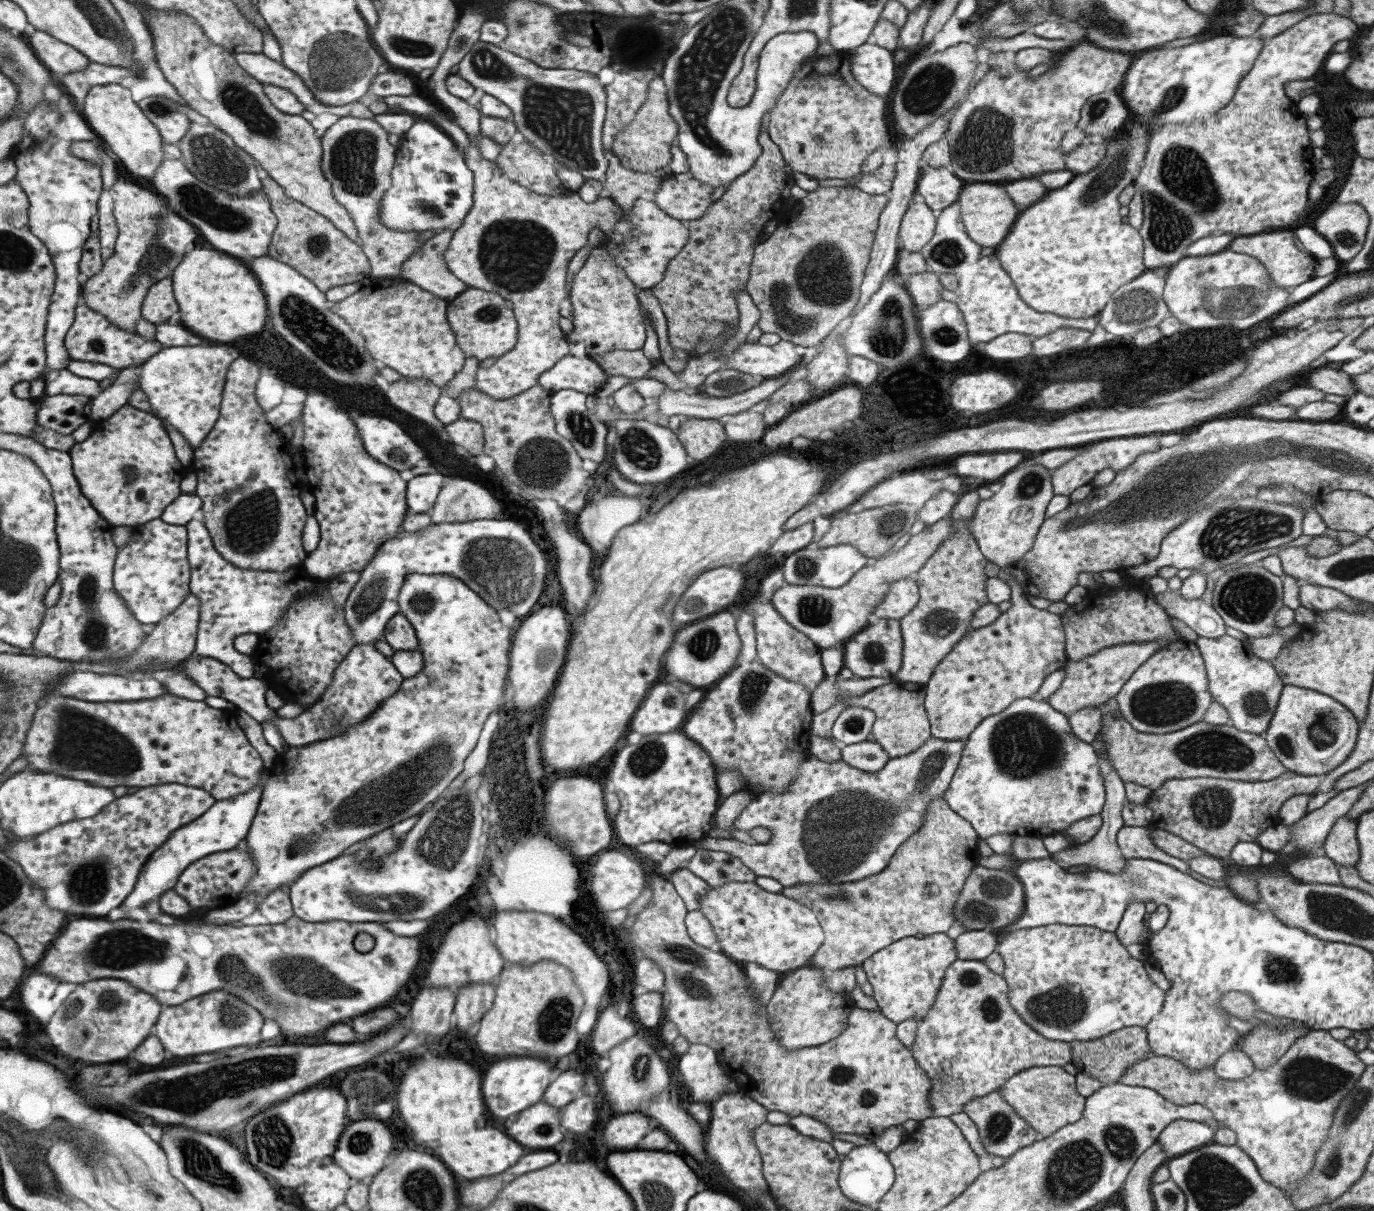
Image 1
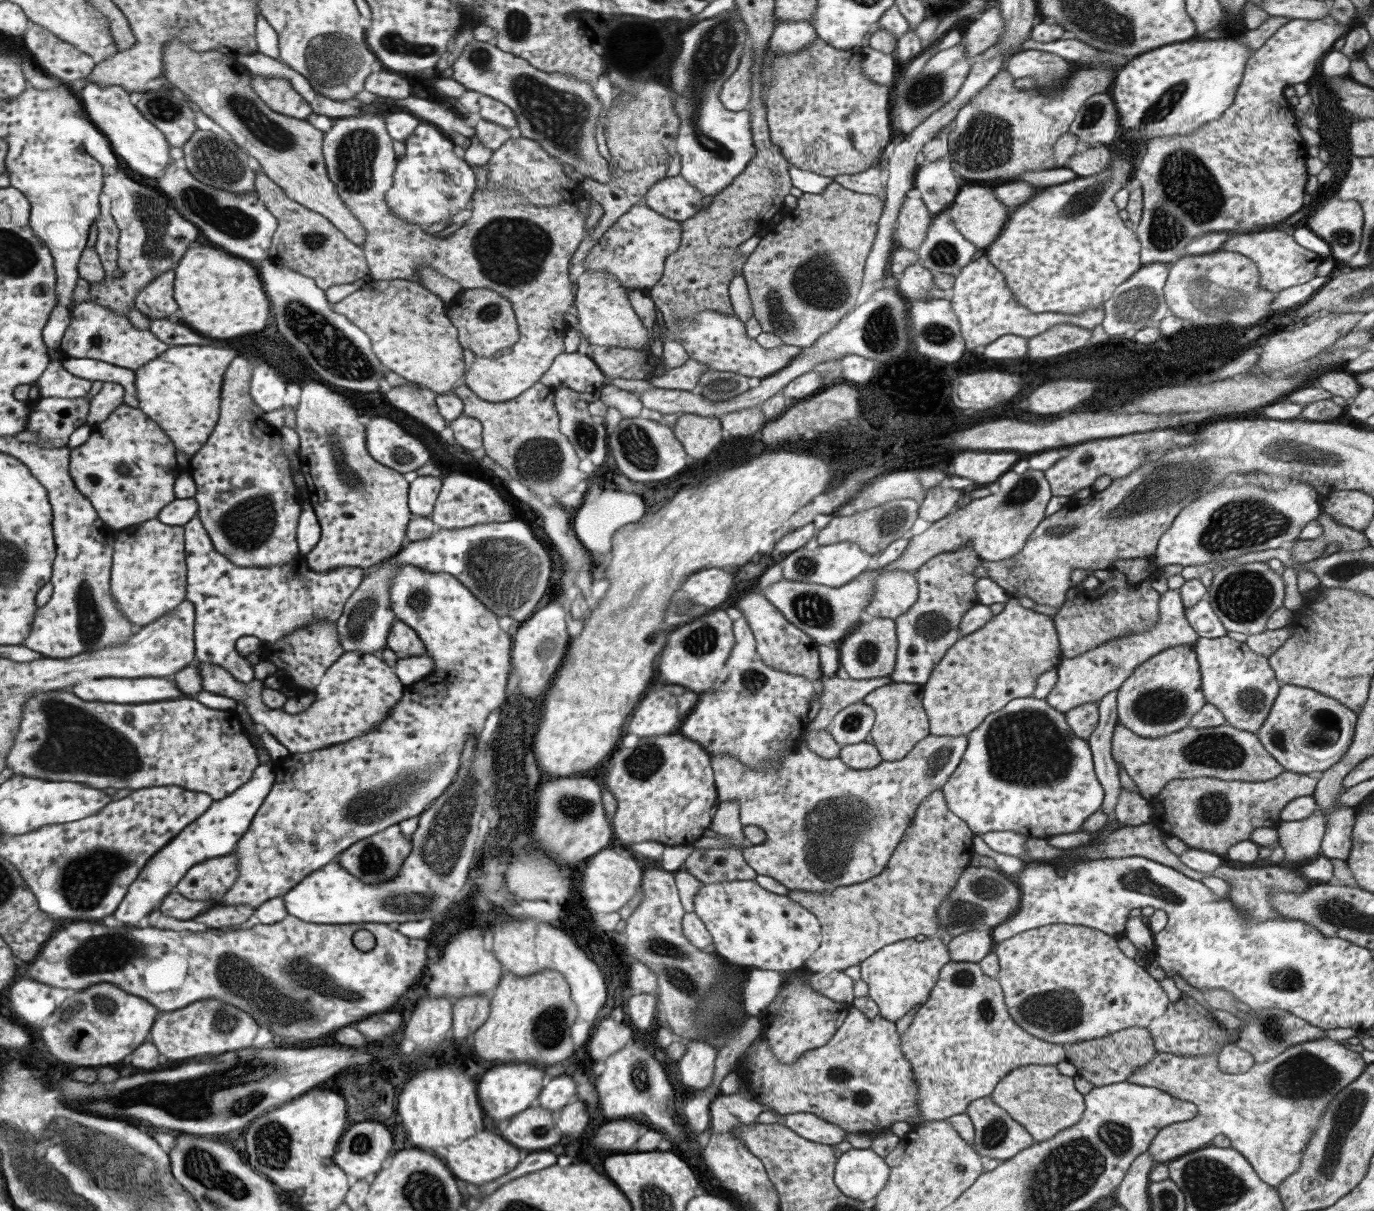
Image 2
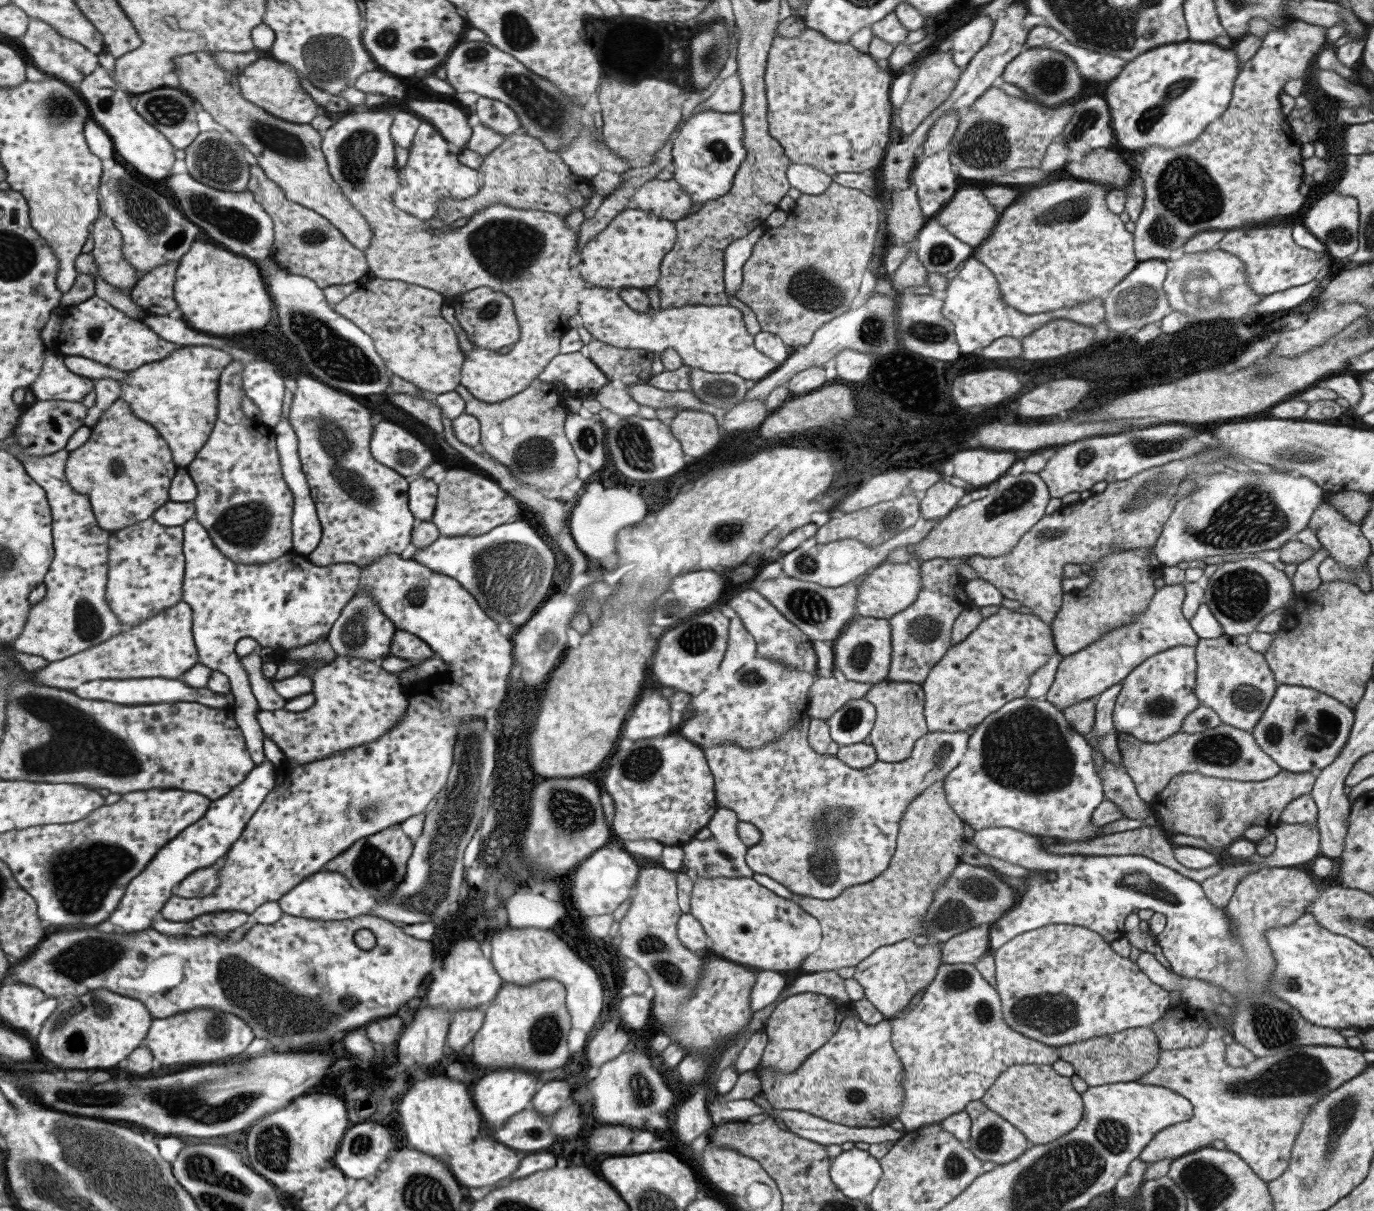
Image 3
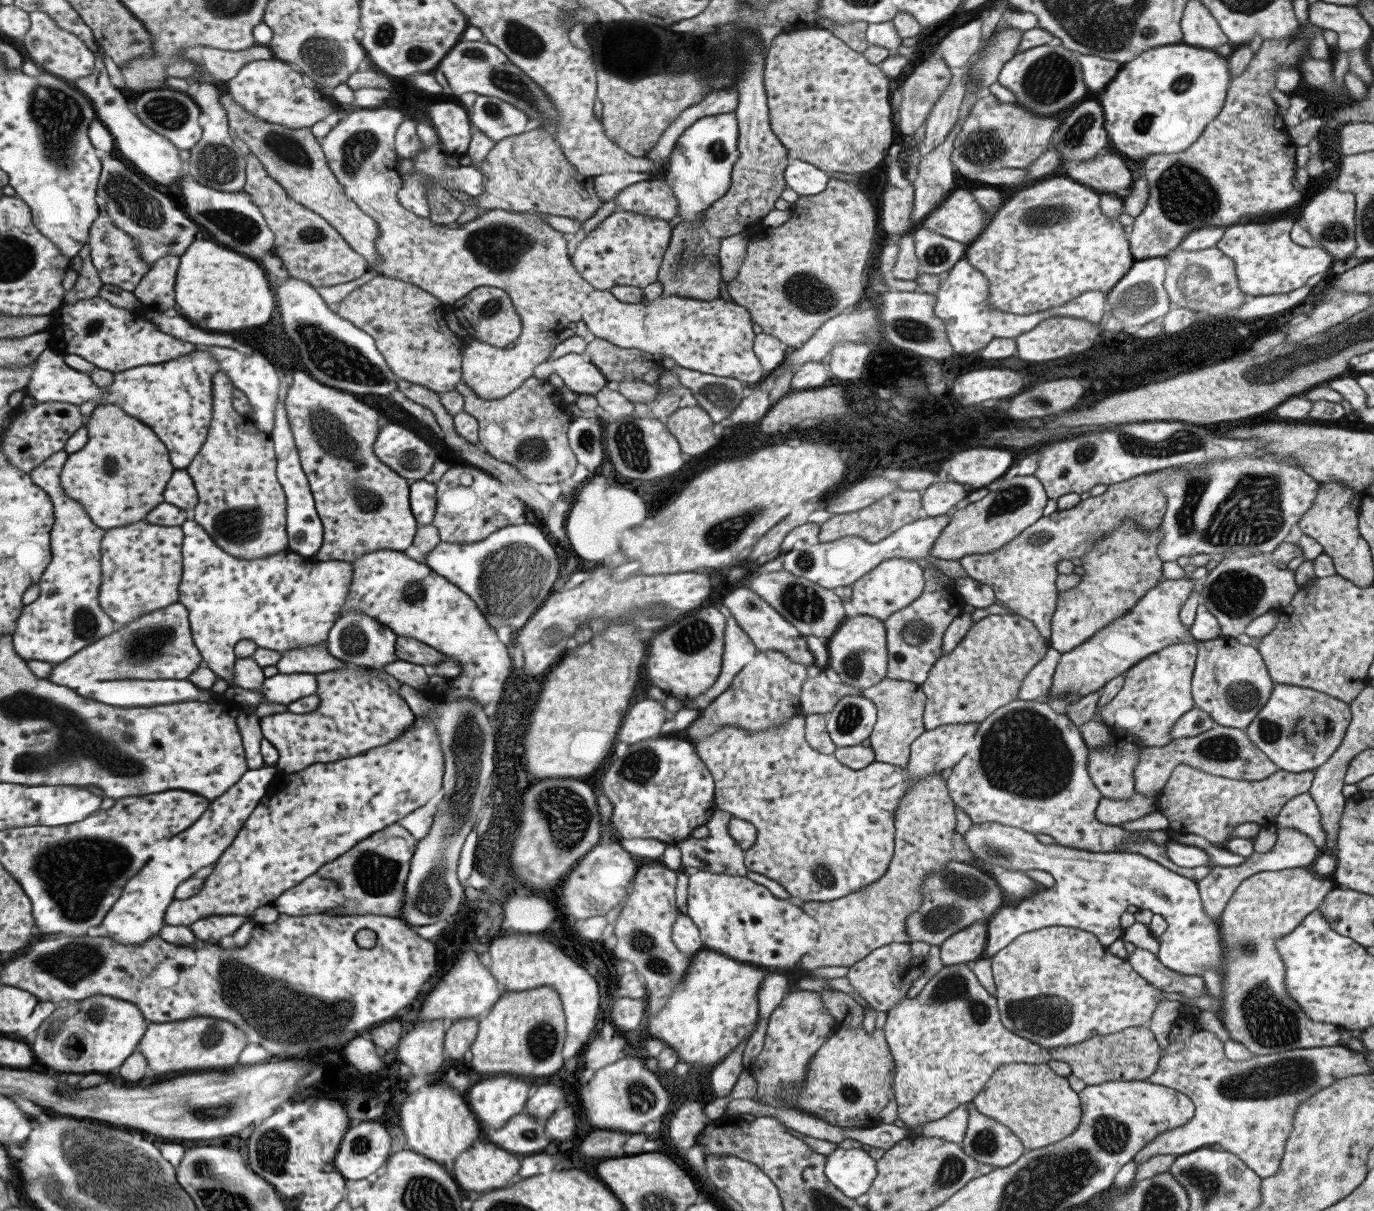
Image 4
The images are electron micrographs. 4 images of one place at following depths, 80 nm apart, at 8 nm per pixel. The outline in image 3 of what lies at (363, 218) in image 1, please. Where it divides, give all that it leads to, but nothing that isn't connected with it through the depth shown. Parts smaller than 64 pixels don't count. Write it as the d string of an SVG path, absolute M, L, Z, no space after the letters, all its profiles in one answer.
M365 108L355 109L354 112L349 112L336 117L336 123L326 130L324 143L322 144L325 156L328 157L328 165L333 178L337 181L337 184L341 185L345 196L360 209L361 213L364 213L365 218L369 221L369 224L372 225L372 244L367 252L365 252L368 259L368 265L370 266L370 272L373 273L374 278L380 280L399 280L400 282L405 282L407 284L415 284L423 288L433 289L443 296L446 303L454 296L467 291L472 291L474 288L479 287L487 287L508 296L512 300L512 310L516 315L519 331L518 339L513 343L513 348L511 348L510 351L505 352L505 354L500 354L498 351L487 351L486 349L477 348L476 346L472 347L468 354L465 354L460 370L460 385L464 386L477 400L493 403L508 399L510 396L527 388L528 384L537 378L537 374L539 374L539 372L547 366L547 363L559 352L560 338L563 336L563 333L569 329L567 320L571 317L577 317L580 296L583 295L583 291L585 291L588 286L582 279L573 276L570 272L569 254L572 253L574 246L576 246L578 237L577 231L566 227L566 224L564 223L564 220L566 219L565 215L538 210L514 209L501 203L493 203L488 207L483 207L481 210L475 211L468 217L464 226L459 228L448 226L441 229L433 229L426 221L419 220L417 217L411 216L407 212L403 212L393 203L393 192L395 192L399 184L397 168L395 168L395 160L393 160L393 142L391 142L392 138L389 138L389 136L392 136L391 126L393 120L395 120L395 116L393 116L391 112L371 112L371 110L365 110Z

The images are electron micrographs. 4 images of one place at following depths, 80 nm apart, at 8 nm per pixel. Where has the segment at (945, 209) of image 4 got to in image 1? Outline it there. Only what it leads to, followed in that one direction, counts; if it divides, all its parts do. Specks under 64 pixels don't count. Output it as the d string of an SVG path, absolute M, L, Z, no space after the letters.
M994 182L965 184L959 191L957 202L967 236L986 252L991 252L1005 238L1019 213L1005 189Z

